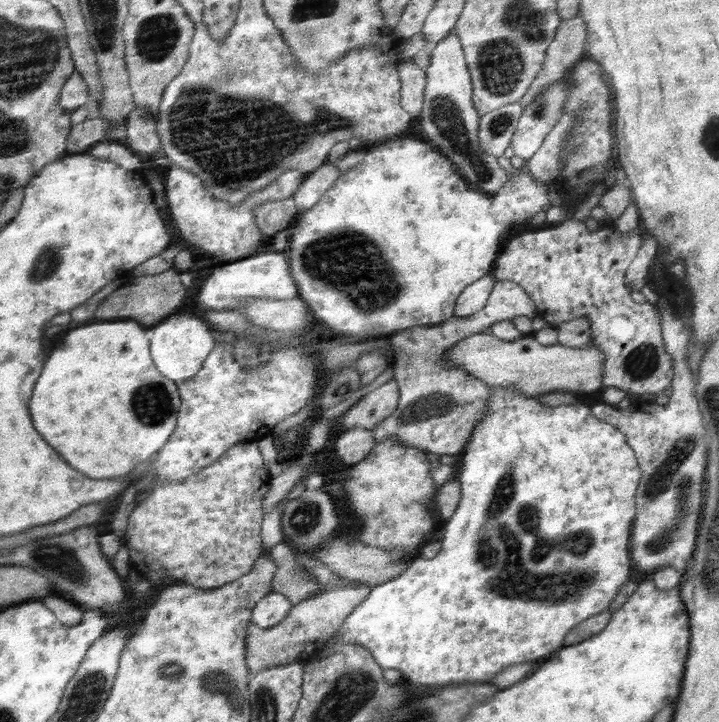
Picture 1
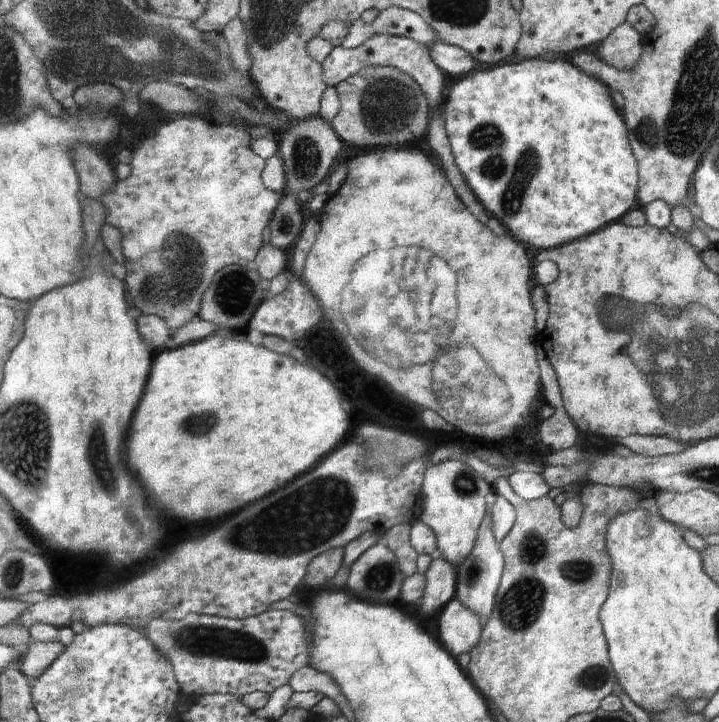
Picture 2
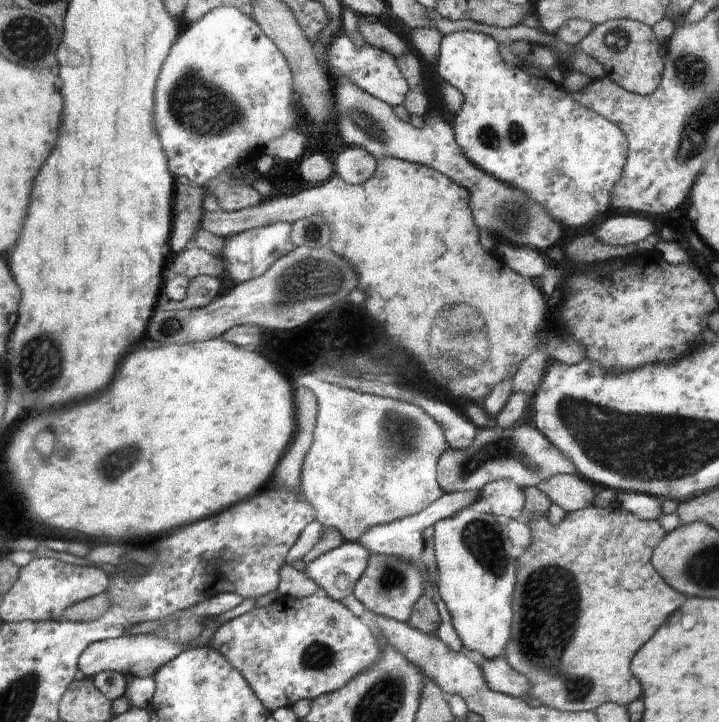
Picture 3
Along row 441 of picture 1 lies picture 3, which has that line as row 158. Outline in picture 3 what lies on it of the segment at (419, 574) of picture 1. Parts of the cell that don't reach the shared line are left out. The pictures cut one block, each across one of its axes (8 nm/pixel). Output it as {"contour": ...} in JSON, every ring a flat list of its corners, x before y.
{"contour":[[470,30,445,34,436,66,442,80,458,88,464,96,462,108,451,121,462,152,478,168,496,180,522,188,524,194,536,196,534,200,542,200,542,204,554,212,553,217,558,224,570,228,584,226,608,210,612,188,618,184,628,156,628,138,618,124,572,100,547,76,528,74,524,66,508,66,500,56,500,44,488,34]]}

